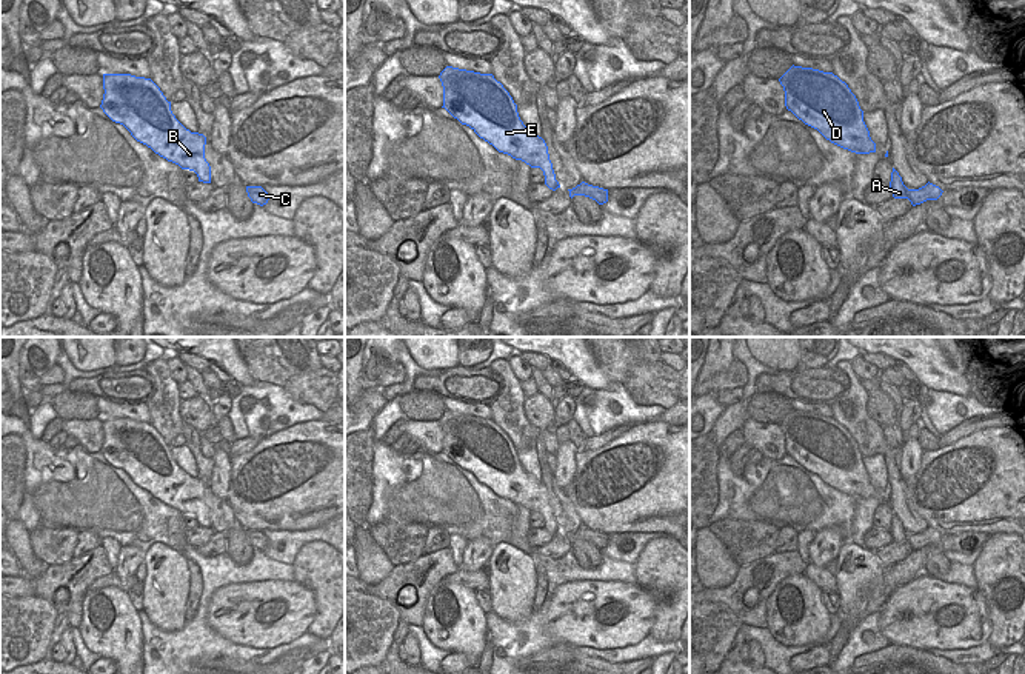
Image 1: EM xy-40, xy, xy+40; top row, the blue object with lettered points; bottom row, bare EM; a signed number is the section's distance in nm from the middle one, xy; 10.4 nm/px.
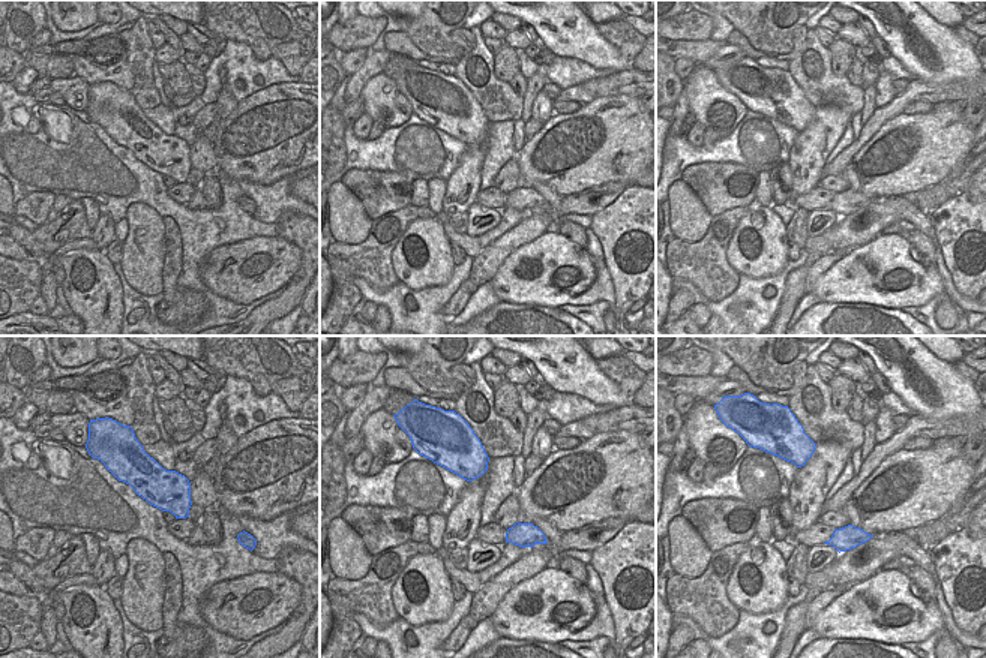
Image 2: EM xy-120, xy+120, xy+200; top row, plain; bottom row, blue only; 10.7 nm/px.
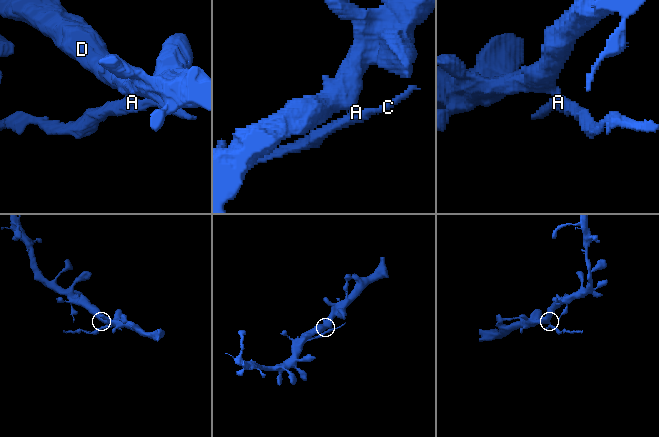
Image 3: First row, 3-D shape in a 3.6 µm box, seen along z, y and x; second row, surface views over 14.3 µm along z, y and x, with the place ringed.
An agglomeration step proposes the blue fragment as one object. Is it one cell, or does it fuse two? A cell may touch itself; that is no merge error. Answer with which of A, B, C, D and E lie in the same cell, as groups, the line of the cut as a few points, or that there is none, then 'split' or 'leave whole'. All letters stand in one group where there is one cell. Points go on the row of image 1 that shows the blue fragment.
A C / B D E | xy+40 (896, 173), (890, 183) | split

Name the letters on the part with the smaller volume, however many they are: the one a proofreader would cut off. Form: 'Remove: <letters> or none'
Remove: A, C

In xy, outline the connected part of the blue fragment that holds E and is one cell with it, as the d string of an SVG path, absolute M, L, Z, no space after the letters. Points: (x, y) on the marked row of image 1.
M446 66L439 78L442 108L499 152L540 168L545 185L557 185L545 140L523 125L512 97L492 74Z

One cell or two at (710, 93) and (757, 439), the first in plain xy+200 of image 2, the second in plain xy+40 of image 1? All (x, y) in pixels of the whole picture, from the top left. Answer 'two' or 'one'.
one

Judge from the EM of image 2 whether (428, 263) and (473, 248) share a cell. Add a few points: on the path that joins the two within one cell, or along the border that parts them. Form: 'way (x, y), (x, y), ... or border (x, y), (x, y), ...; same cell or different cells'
border (441, 224), (449, 242); different cells

